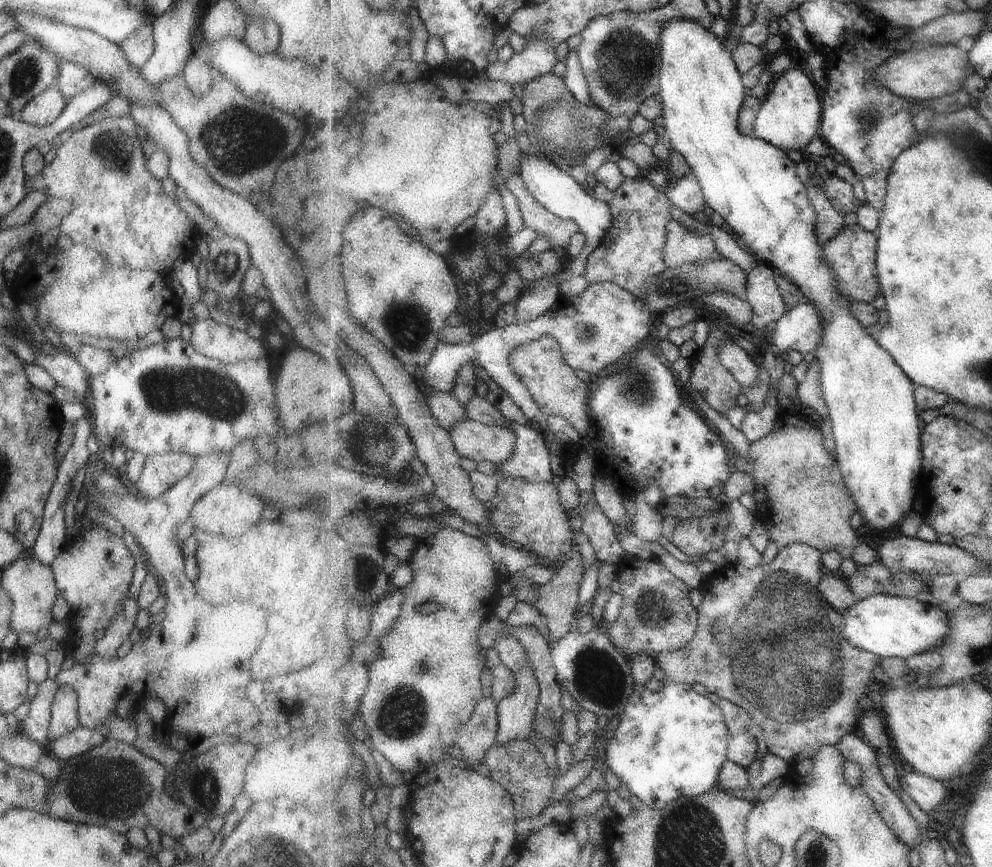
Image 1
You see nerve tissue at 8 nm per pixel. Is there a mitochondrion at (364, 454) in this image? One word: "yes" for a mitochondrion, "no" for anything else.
yes

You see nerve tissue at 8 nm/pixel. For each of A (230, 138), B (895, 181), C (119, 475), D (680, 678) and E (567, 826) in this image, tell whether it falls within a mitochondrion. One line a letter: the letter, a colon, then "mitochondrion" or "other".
A: mitochondrion
B: other
C: other
D: other
E: other

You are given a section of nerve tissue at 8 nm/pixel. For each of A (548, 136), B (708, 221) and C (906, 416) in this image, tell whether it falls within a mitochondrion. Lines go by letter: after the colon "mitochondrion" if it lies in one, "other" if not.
A: mitochondrion
B: other
C: other

